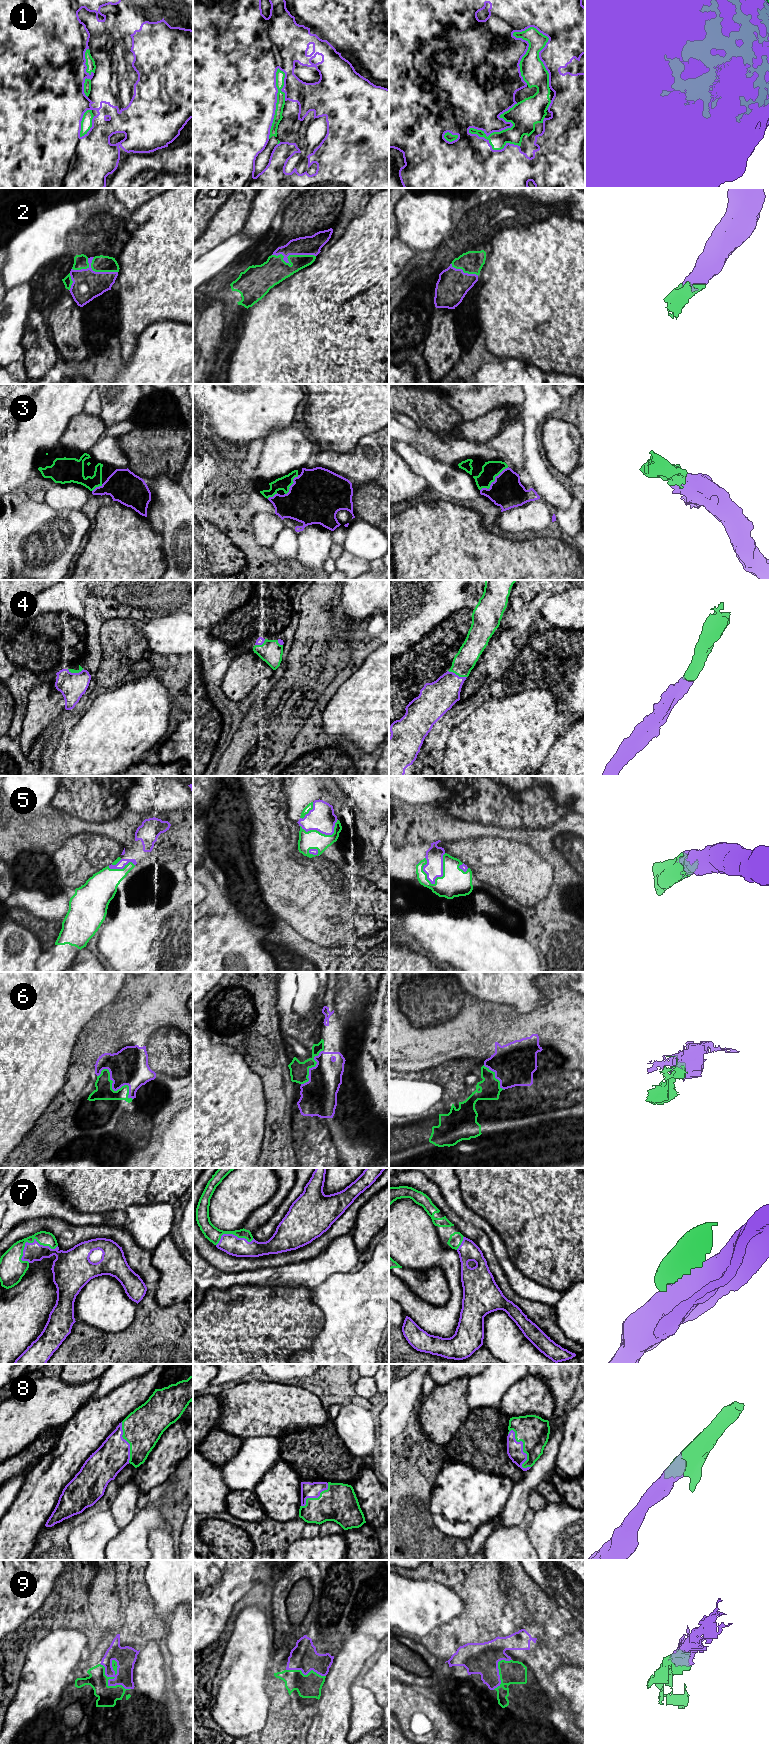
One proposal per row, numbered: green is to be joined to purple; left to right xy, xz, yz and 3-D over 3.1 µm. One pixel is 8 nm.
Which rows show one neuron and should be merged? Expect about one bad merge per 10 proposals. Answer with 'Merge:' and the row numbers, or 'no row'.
Merge: 1, 2, 3, 4, 5, 6, 7, 8, 9

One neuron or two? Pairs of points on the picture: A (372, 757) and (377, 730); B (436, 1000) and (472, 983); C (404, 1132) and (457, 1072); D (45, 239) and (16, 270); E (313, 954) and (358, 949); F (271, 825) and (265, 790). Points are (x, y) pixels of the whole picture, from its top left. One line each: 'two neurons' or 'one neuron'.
A: two neurons
B: two neurons
C: one neuron
D: one neuron
E: one neuron
F: one neuron

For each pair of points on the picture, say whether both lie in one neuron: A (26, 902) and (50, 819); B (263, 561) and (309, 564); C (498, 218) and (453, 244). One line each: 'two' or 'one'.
A: two
B: two
C: one

